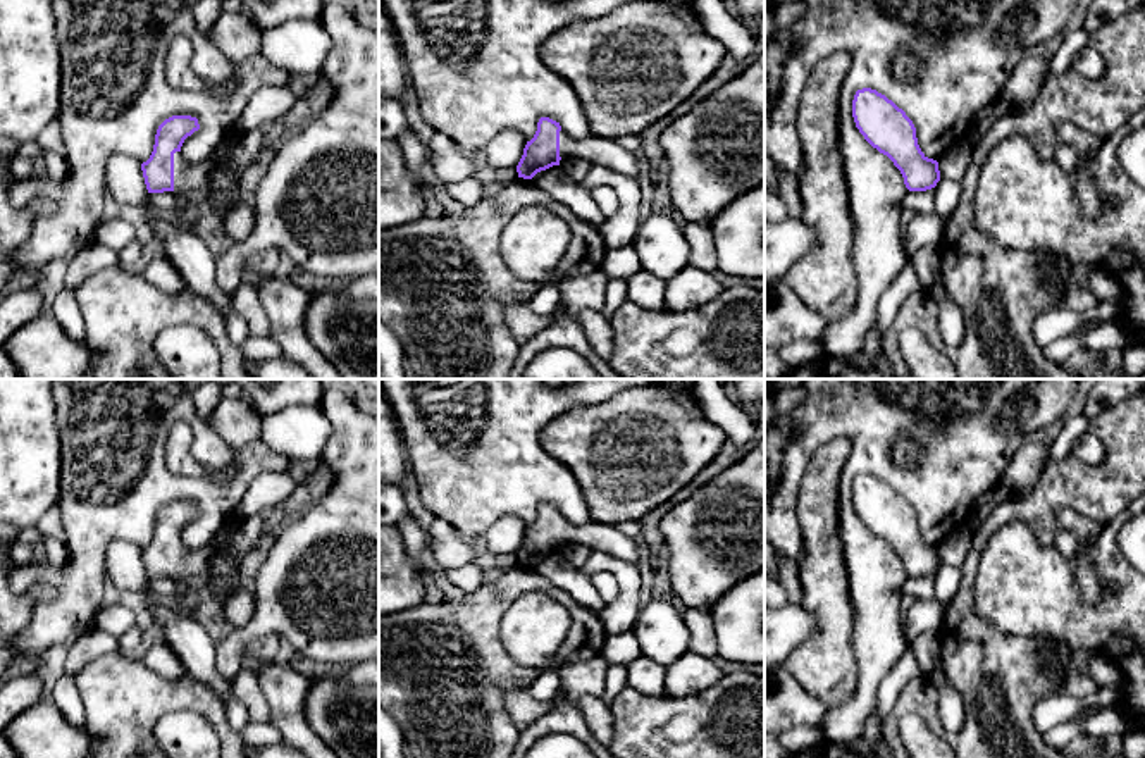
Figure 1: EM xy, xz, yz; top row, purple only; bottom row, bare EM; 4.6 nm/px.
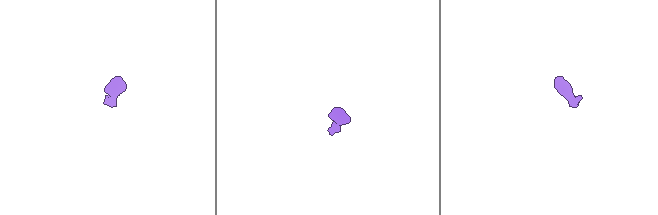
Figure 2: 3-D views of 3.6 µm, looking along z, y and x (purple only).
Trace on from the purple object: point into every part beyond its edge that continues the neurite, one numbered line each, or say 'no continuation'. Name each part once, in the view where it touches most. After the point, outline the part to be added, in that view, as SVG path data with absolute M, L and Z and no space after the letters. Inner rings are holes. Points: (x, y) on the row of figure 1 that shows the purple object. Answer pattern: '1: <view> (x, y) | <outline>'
1: xy (193, 180) | M236 129L226 136L226 140L219 145L219 148L214 153L210 153L207 158L196 164L188 162L183 152L176 152L174 153L174 191L184 193L193 200L203 200L210 186L210 177L222 162L222 145L232 140L234 136L236 136Z

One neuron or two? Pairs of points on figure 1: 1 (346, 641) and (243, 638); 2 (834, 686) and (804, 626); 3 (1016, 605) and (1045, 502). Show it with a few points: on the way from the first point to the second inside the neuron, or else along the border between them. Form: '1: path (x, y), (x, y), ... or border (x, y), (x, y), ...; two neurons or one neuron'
1: path (321, 624), (269, 624); one neuron
2: border (803, 605), (815, 619), (815, 633), (782, 662); two neurons
3: border (996, 529), (1023, 521), (1040, 543), (1052, 545); two neurons

